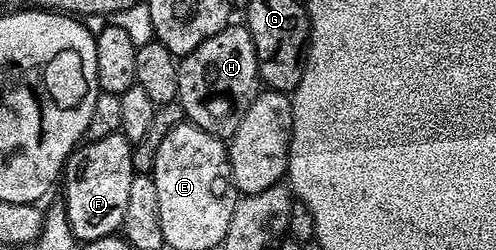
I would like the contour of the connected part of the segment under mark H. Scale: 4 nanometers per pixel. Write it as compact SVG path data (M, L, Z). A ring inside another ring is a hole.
M228 24L217 36L209 36L196 50L182 55L177 65L179 96L186 121L224 140L230 139L241 116L261 93L259 61L246 25Z

